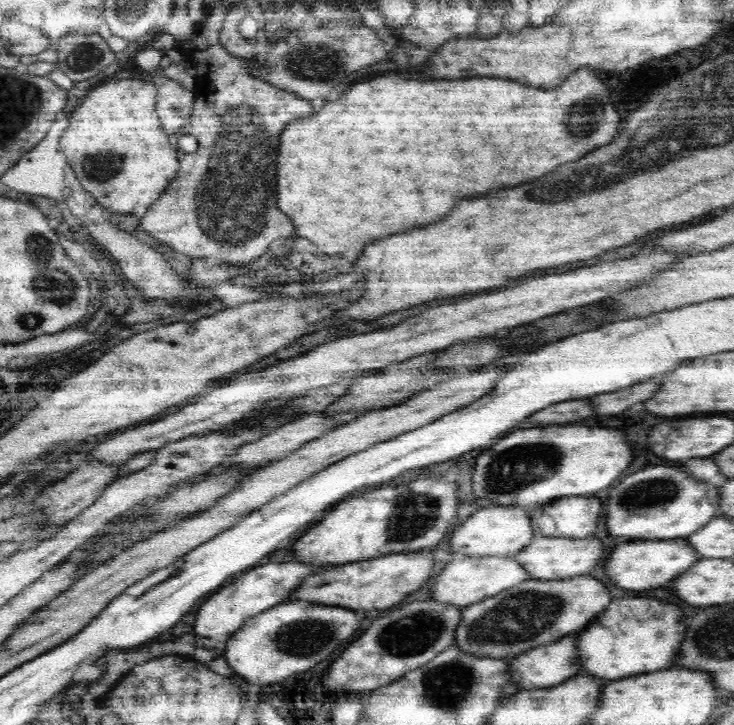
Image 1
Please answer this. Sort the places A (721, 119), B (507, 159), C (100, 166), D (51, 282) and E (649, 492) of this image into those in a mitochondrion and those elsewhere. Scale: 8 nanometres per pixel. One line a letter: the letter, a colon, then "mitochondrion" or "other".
A: mitochondrion
B: other
C: mitochondrion
D: mitochondrion
E: mitochondrion

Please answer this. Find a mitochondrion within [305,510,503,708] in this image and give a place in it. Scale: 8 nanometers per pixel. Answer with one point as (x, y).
(418, 632)

